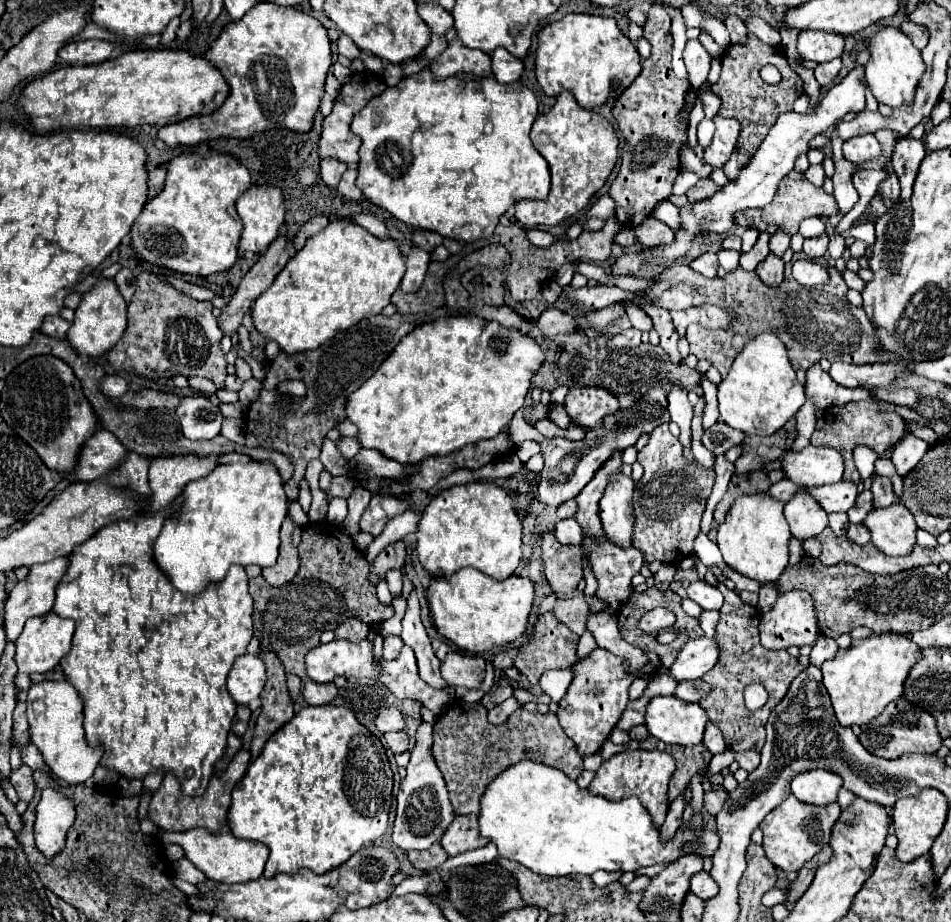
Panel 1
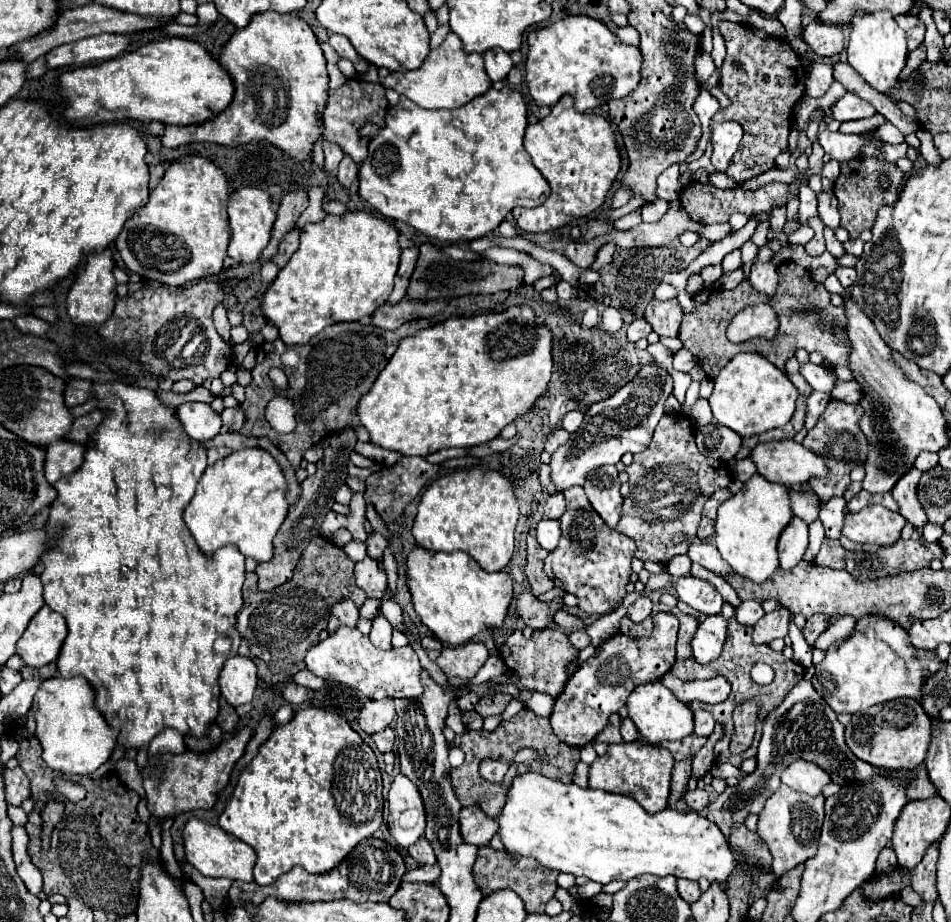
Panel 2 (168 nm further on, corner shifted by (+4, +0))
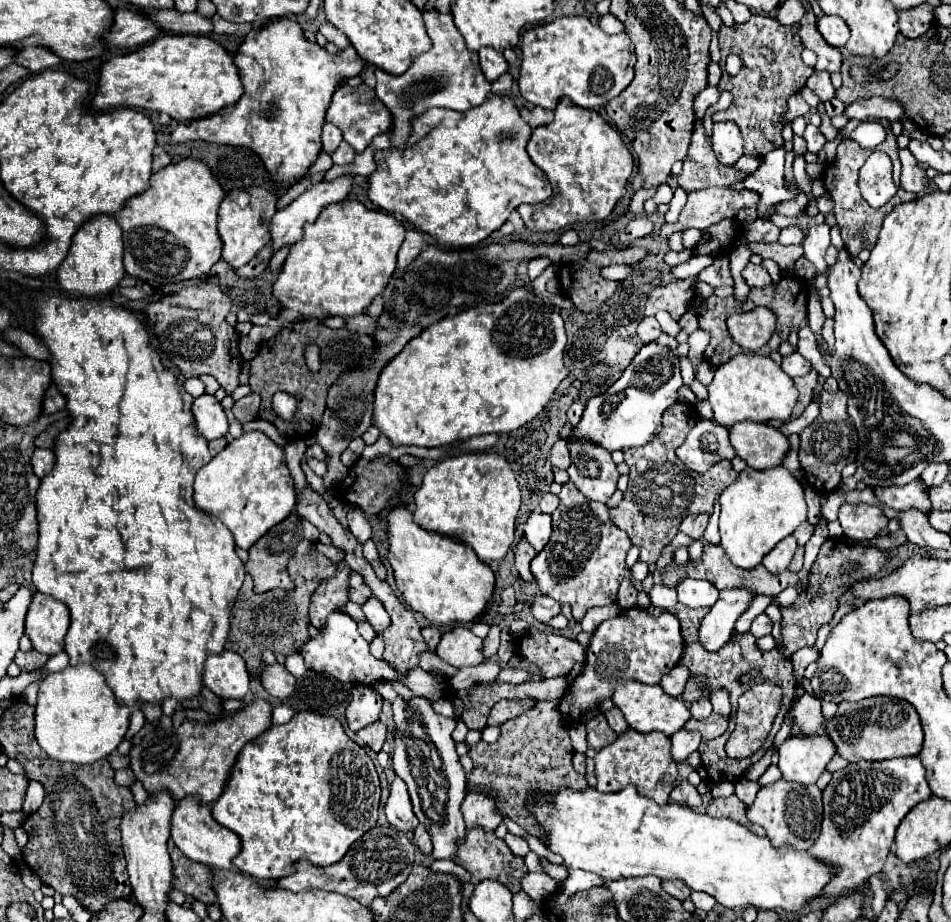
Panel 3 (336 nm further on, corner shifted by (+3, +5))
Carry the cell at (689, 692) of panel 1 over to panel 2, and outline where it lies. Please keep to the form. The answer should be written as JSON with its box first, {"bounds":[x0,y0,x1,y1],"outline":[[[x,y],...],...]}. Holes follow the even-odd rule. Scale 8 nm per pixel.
{"bounds":[661,673,729,703],"outline":[[[665,673],[661,683],[683,703],[703,701],[703,703],[721,703],[729,697],[729,681],[725,677],[715,677],[707,681],[683,681]]]}

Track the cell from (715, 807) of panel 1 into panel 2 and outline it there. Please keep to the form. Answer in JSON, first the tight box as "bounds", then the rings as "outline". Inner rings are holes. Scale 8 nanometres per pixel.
{"bounds":[685,789,709,811],"outline":[[[695,789],[685,793],[685,801],[693,811],[703,811],[709,805],[709,793],[705,789]]]}

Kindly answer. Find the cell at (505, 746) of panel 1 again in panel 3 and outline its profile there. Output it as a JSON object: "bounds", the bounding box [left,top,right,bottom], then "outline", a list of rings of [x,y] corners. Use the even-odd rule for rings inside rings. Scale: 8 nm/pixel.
{"bounds":[468,700,588,838],"outline":[[[558,700],[536,702],[532,710],[526,710],[518,718],[502,724],[500,738],[494,744],[480,740],[470,748],[474,770],[468,774],[468,788],[472,792],[492,796],[500,814],[508,814],[518,826],[536,838],[538,824],[534,824],[534,816],[526,812],[526,800],[534,796],[534,792],[558,792],[558,788],[584,790],[588,786],[586,778],[572,768],[572,744],[568,730],[560,728],[562,716],[558,712],[558,704]]]}

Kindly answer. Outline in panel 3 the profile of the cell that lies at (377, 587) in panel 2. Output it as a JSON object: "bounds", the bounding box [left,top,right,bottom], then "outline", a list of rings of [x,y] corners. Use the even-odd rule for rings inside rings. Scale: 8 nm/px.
{"bounds":[348,572,372,604],"outline":[[[352,572],[352,578],[350,578],[350,590],[348,590],[348,598],[350,602],[356,602],[356,604],[364,604],[368,598],[372,596],[370,588],[366,586],[364,578],[356,572]]]}

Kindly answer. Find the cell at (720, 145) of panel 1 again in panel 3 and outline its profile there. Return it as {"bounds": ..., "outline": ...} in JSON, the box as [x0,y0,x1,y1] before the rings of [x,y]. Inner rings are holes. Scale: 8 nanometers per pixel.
{"bounds":[712,122,742,166],"outline":[[[718,122],[712,128],[712,150],[720,164],[734,166],[742,152],[742,136],[734,122]]]}

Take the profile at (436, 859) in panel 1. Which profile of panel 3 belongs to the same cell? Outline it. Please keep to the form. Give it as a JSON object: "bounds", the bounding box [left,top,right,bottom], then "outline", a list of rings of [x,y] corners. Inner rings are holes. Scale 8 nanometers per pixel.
{"bounds":[414,826,432,854],"outline":[[[418,826],[414,830],[414,844],[420,848],[422,854],[430,854],[432,852],[432,840],[430,840],[430,834],[426,832],[426,828]]]}

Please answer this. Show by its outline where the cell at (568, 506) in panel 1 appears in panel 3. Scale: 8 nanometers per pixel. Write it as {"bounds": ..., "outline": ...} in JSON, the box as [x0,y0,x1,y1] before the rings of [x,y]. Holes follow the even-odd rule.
{"bounds":[540,492,558,514],"outline":[[[552,492],[544,494],[542,500],[540,500],[540,510],[542,510],[544,514],[552,514],[556,508],[558,508],[558,496],[554,496]]]}

